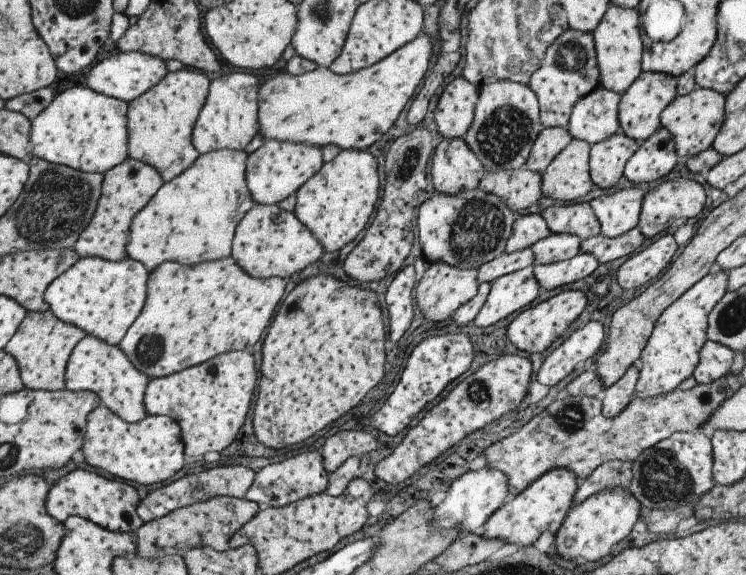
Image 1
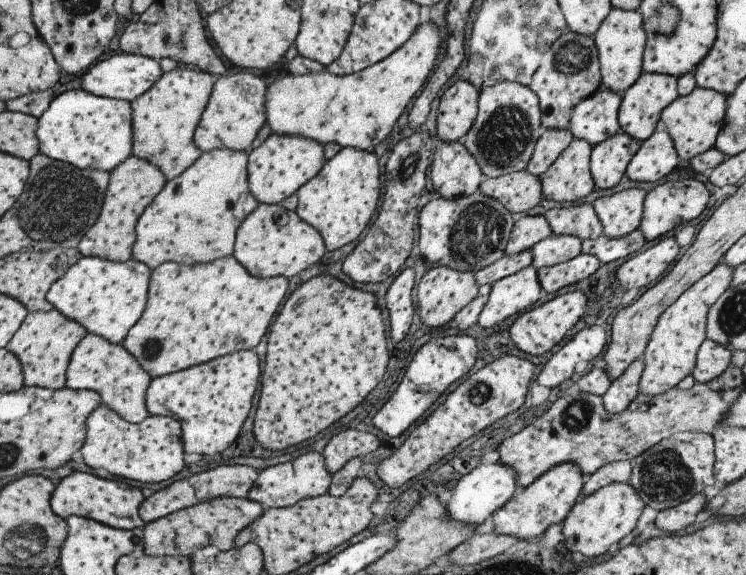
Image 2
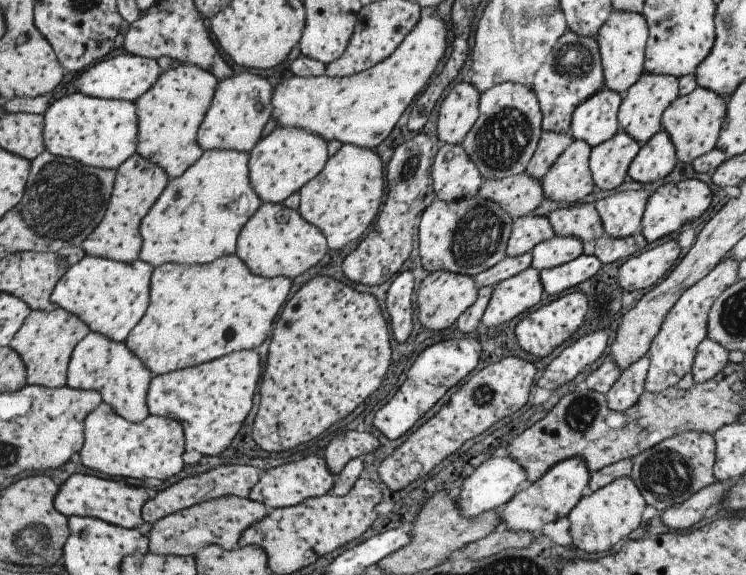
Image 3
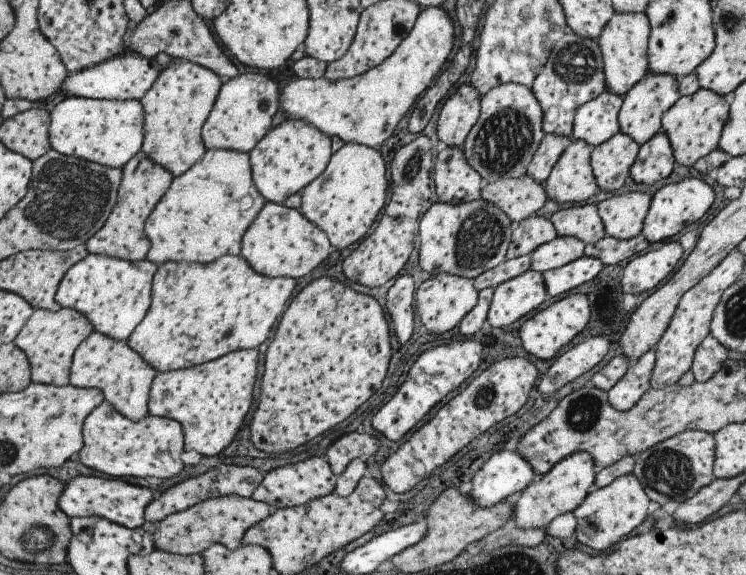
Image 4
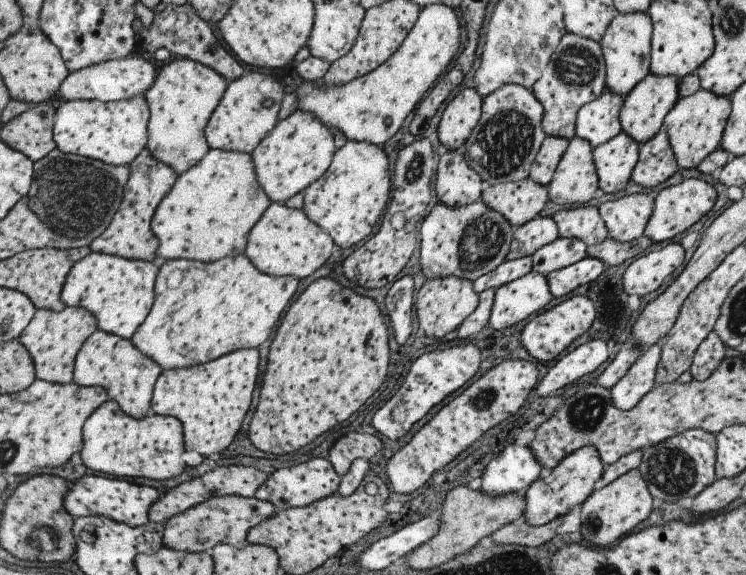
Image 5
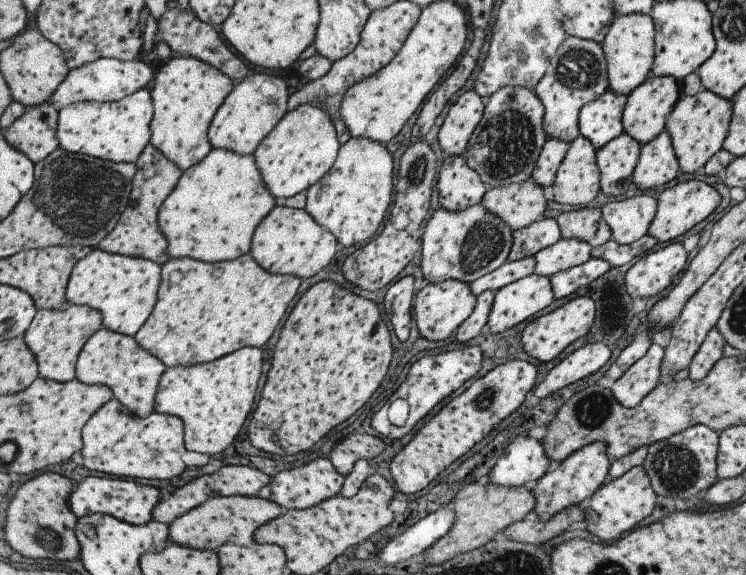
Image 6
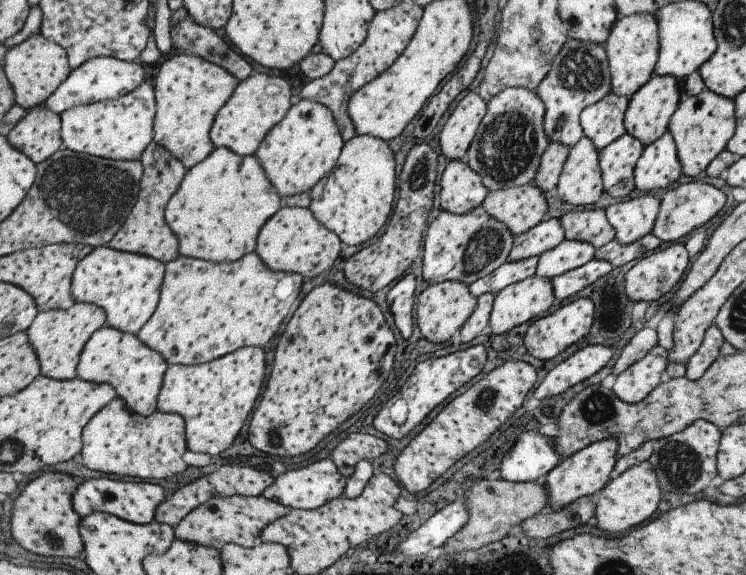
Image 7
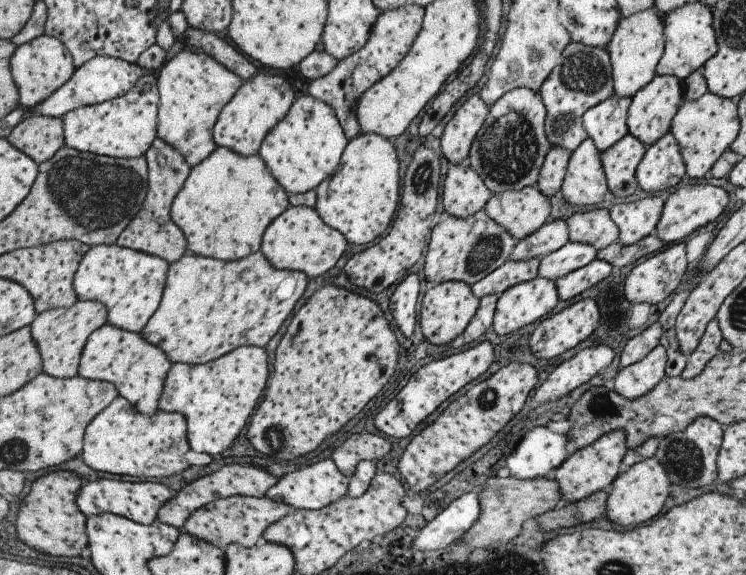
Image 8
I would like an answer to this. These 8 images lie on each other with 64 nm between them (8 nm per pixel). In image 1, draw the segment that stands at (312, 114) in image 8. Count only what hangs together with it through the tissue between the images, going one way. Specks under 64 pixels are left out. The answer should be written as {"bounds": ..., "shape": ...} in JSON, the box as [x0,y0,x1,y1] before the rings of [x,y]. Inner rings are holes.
{"bounds":[245,140,323,205],"shape":[[[266,140],[246,156],[245,183],[253,203],[277,205],[294,194],[323,164],[320,148],[309,144],[293,144]]]}

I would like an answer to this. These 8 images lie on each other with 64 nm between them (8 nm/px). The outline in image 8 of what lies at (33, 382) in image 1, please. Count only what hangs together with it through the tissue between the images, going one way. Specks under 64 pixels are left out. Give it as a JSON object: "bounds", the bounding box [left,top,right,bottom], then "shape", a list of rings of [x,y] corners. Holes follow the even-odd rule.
{"bounds":[29,300,106,379],"shape":[[[78,300],[66,309],[49,309],[36,313],[29,325],[30,335],[36,342],[43,373],[60,379],[77,375],[81,350],[88,336],[105,323],[106,308],[97,301]]]}

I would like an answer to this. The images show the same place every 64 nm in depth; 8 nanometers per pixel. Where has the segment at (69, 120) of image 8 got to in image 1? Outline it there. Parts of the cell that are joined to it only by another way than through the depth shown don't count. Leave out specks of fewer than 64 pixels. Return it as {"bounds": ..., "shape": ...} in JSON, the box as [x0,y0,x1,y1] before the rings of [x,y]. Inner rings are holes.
{"bounds":[29,86,127,174],"shape":[[[73,86],[55,95],[29,126],[29,158],[67,166],[83,173],[105,174],[127,156],[126,103],[86,88]]]}

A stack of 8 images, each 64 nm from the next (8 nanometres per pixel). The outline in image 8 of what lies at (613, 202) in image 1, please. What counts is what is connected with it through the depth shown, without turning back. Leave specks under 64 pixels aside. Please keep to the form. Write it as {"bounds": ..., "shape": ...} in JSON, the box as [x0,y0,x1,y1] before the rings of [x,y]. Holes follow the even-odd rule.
{"bounds":[608,195,663,246],"shape":[[[651,195],[629,204],[611,206],[608,211],[613,224],[618,228],[618,243],[631,246],[653,233],[663,205],[661,196]]]}

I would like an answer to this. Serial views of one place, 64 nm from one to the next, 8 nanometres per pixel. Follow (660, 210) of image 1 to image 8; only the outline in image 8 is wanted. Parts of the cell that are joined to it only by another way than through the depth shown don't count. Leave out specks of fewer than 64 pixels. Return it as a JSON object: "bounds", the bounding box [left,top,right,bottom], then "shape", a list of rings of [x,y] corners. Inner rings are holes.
{"bounds":[654,184,727,245],"shape":[[[693,184],[677,188],[666,198],[654,233],[663,245],[679,242],[683,236],[689,236],[699,226],[713,222],[723,212],[725,206],[727,206],[727,193],[721,187]]]}

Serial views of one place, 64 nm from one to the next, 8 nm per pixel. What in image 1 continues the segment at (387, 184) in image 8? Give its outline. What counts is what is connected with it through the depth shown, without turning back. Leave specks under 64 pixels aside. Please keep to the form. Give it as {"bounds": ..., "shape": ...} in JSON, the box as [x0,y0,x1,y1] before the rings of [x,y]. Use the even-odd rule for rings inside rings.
{"bounds":[292,150,378,256],"shape":[[[340,150],[294,193],[296,204],[292,213],[321,244],[327,256],[351,242],[366,228],[377,202],[378,182],[376,162],[367,150]]]}

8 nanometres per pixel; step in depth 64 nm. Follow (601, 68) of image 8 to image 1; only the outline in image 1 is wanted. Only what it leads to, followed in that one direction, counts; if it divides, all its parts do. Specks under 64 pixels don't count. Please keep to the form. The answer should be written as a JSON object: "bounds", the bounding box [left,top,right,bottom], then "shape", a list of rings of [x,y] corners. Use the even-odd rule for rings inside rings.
{"bounds":[526,30,599,129],"shape":[[[565,30],[547,48],[539,68],[526,85],[537,98],[542,127],[567,129],[573,104],[599,85],[598,75],[591,33]]]}

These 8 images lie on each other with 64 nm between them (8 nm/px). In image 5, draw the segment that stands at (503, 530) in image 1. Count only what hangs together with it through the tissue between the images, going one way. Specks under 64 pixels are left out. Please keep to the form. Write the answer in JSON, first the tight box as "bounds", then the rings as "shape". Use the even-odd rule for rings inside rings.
{"bounds":[523,445,603,526],"shape":[[[591,445],[578,448],[562,458],[551,470],[537,477],[524,492],[526,505],[523,516],[526,521],[530,525],[539,526],[555,517],[561,517],[575,505],[581,505],[600,480],[603,469],[599,453]]]}

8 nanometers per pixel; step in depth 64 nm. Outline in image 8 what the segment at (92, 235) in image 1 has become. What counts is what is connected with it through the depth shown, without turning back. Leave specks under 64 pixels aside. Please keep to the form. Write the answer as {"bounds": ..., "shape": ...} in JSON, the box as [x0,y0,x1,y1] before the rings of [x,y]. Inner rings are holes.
{"bounds":[115,137,190,263],"shape":[[[155,137],[149,148],[144,152],[148,168],[148,185],[141,208],[129,221],[129,224],[119,233],[115,245],[127,247],[145,254],[162,258],[166,263],[179,260],[187,254],[186,240],[179,227],[170,217],[170,204],[179,192],[181,185],[188,177],[190,166],[183,155],[159,137]]]}

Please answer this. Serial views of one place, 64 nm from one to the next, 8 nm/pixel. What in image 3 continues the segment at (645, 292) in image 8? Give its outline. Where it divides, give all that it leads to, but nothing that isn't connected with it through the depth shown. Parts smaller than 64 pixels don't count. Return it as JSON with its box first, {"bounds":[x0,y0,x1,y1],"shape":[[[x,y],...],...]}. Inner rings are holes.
{"bounds":[617,240,679,293],"shape":[[[667,240],[644,252],[640,251],[629,257],[618,268],[617,284],[622,288],[623,293],[653,286],[675,266],[679,258],[679,251],[678,242],[674,240]]]}

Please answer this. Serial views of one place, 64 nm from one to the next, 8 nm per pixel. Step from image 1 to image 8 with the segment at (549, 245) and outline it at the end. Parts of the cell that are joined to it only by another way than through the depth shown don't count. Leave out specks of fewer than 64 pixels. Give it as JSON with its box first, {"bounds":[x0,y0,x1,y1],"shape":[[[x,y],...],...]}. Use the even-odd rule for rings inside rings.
{"bounds":[537,241,596,281],"shape":[[[567,241],[561,248],[540,258],[537,277],[554,281],[596,258],[596,248],[587,243]]]}

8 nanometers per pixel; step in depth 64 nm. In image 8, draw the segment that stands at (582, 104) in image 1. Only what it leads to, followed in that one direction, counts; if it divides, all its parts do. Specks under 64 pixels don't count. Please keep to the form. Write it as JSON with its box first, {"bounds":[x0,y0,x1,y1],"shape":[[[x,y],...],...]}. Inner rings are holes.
{"bounds":[581,94,630,151],"shape":[[[613,94],[581,115],[583,130],[598,151],[608,149],[628,133],[626,118],[630,102],[630,98]]]}

